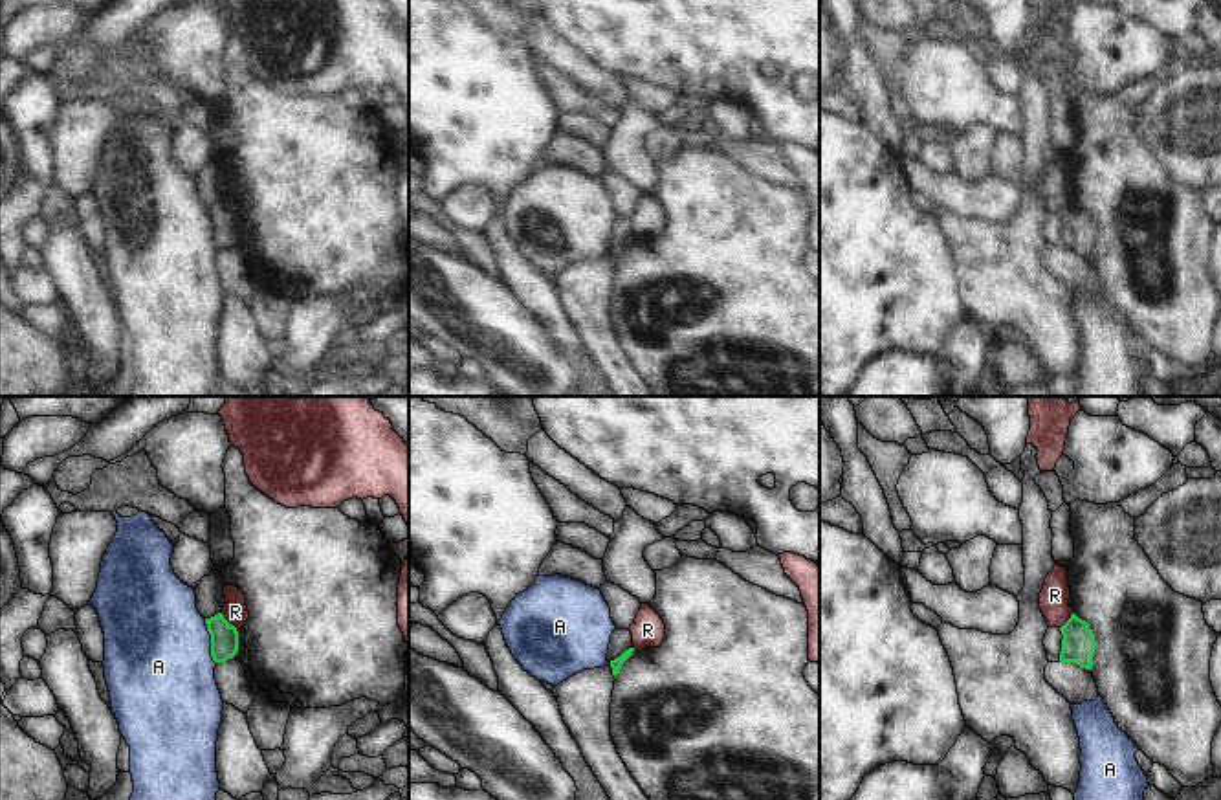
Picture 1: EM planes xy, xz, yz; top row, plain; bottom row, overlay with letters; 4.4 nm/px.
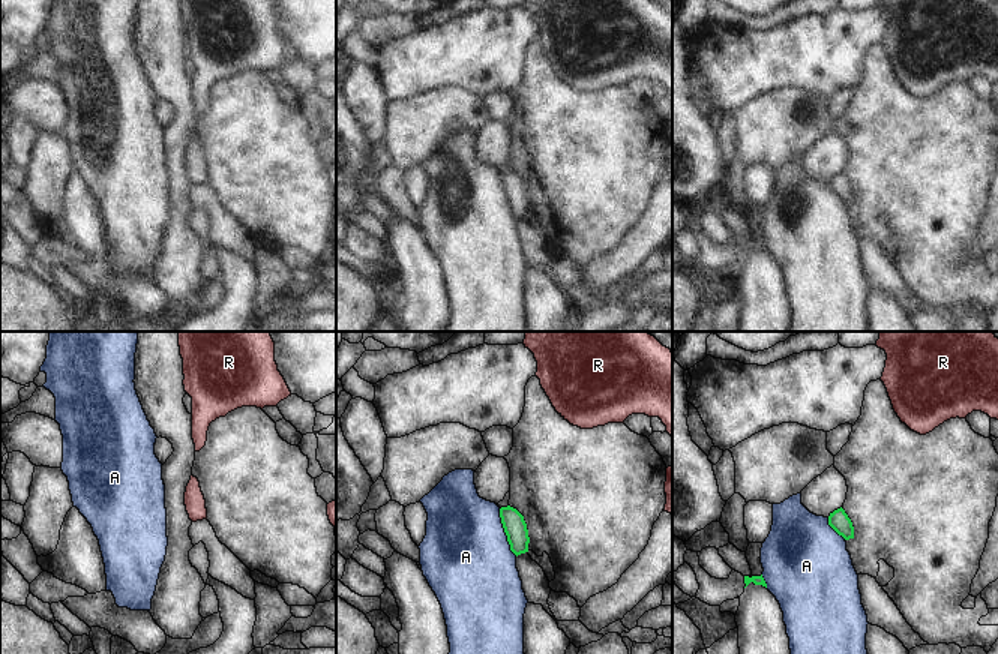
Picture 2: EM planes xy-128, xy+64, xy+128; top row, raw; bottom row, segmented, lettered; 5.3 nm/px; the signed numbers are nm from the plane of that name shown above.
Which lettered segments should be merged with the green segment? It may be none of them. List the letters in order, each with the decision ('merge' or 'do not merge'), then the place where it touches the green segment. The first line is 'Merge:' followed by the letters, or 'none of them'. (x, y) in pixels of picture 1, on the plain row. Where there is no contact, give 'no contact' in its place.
Merge: none of them
A: do not merge; contact xy (211, 230)
R: do not merge; contact xy (228, 211)

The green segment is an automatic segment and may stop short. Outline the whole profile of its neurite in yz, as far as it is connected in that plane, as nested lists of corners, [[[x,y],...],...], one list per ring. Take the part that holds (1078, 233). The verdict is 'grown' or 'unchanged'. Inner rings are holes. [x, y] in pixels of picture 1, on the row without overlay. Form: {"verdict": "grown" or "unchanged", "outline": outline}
{"verdict": "unchanged", "outline": [[[1072,202],[1060,220],[1063,224],[1060,251],[1074,251],[1080,257],[1091,259],[1096,229],[1089,213]]]}

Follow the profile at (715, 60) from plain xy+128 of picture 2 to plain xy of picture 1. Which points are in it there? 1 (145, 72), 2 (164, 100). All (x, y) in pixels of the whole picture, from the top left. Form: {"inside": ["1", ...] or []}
{"inside": []}

